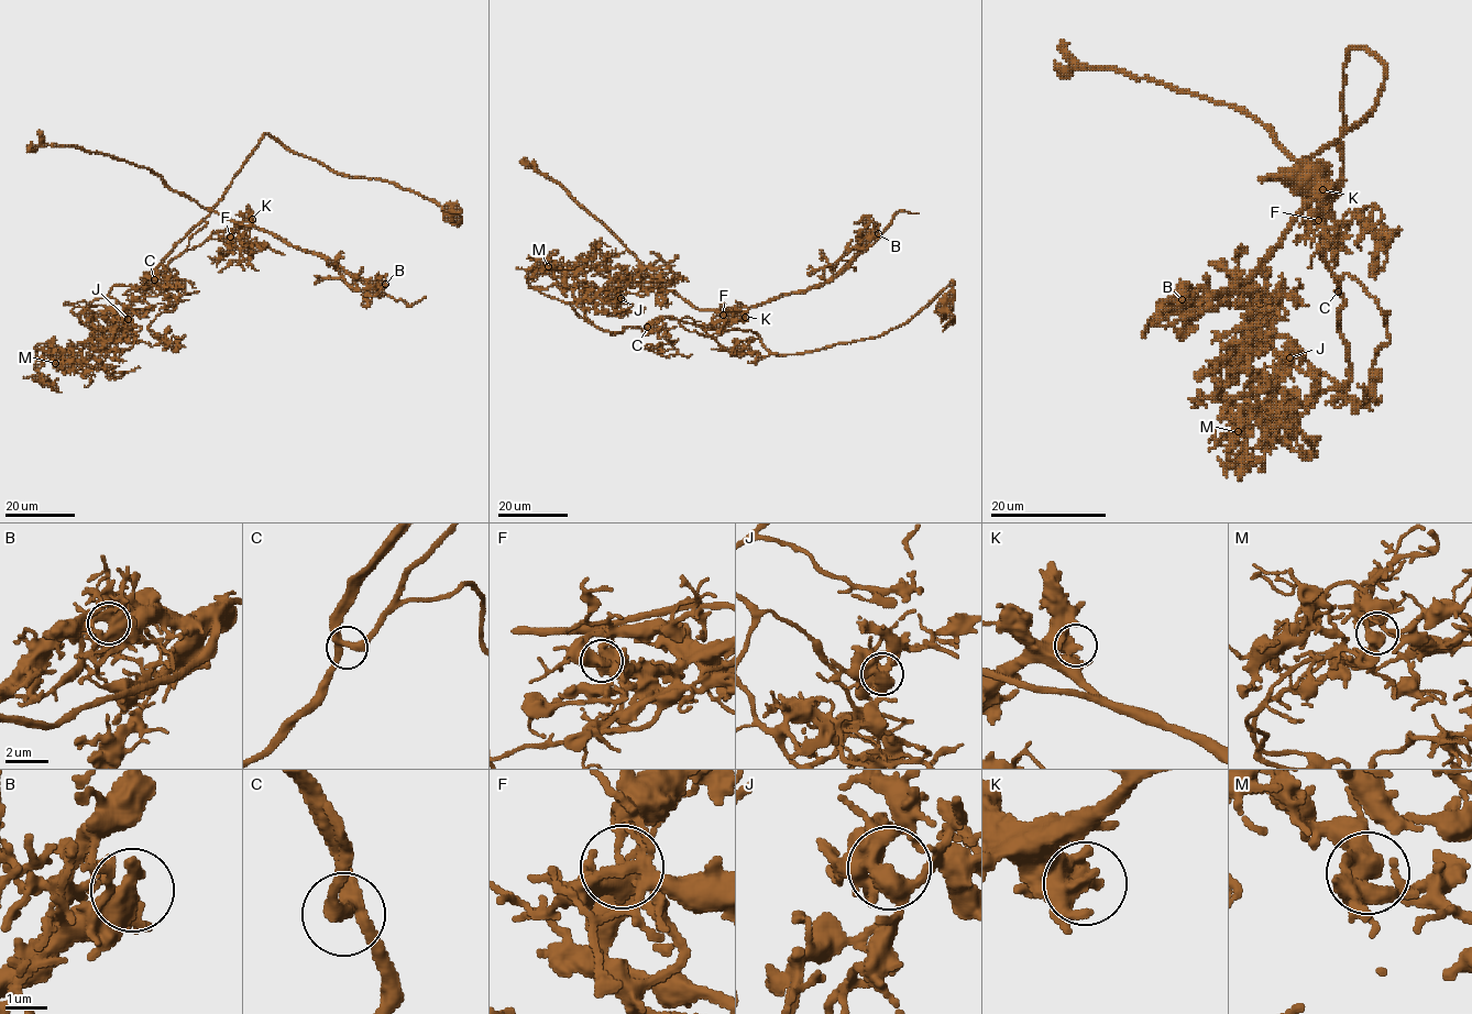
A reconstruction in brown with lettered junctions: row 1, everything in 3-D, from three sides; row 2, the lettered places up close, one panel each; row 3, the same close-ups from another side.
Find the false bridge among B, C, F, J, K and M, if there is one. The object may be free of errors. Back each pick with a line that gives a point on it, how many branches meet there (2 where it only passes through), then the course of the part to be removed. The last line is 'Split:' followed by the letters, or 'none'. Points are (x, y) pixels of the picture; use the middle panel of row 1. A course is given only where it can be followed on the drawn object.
F: at (723, 315); 3 branches meet; foreign part runs (723, 315), (736, 316), (748, 308), (696, 309), (662, 290), (643, 264), (556, 182), (519, 162)
Split: F

